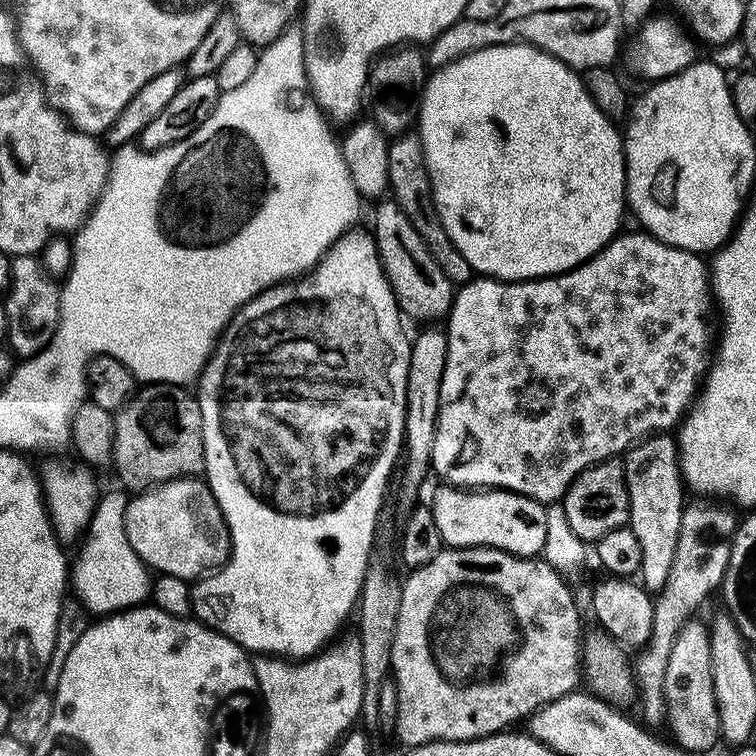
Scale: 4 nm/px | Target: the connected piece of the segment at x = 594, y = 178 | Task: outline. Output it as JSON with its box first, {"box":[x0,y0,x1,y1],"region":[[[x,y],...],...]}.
{"box":[418,44,626,282],"region":[[[499,44],[498,46],[490,46],[483,48],[477,52],[466,54],[462,58],[458,58],[454,62],[450,62],[444,68],[437,68],[427,77],[424,90],[420,96],[420,115],[418,117],[418,135],[422,146],[424,147],[424,157],[426,158],[426,166],[428,167],[428,177],[432,183],[432,202],[434,205],[435,215],[439,216],[442,226],[446,226],[446,234],[450,234],[450,242],[454,242],[454,246],[458,250],[458,254],[462,254],[462,258],[466,258],[466,262],[470,262],[472,272],[479,274],[484,278],[494,280],[506,280],[515,282],[517,280],[538,280],[541,276],[561,276],[564,272],[569,272],[571,268],[576,268],[579,264],[585,264],[592,256],[602,251],[608,243],[621,231],[620,219],[623,218],[624,212],[626,216],[626,169],[624,166],[624,142],[621,133],[616,133],[617,125],[613,121],[606,118],[606,114],[602,114],[602,110],[598,110],[598,106],[594,106],[594,102],[590,98],[590,94],[584,88],[584,81],[579,75],[576,76],[571,67],[563,64],[561,60],[554,59],[550,53],[544,52],[540,48],[534,48],[531,44]]]}

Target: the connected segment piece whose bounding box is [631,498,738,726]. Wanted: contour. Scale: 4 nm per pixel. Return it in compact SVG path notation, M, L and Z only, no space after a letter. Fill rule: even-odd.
M696 498L693 501L693 504L691 501L684 505L678 526L678 546L674 546L674 562L670 562L670 574L654 600L652 633L647 644L635 653L636 662L634 658L631 665L634 692L638 698L640 695L640 712L644 715L642 720L648 726L665 723L664 679L666 662L670 662L670 650L674 650L674 638L685 621L695 613L692 611L711 592L719 589L730 562L732 538L738 527L737 513L727 503L712 498Z

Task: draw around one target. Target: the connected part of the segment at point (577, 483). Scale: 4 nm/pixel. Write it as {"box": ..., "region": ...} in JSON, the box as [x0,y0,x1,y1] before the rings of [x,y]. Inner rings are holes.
{"box":[562,458,630,542],"region":[[[613,458],[583,468],[574,482],[570,482],[562,505],[570,530],[585,542],[595,542],[602,538],[602,534],[625,527],[630,514],[630,498],[626,490],[623,463]]]}

